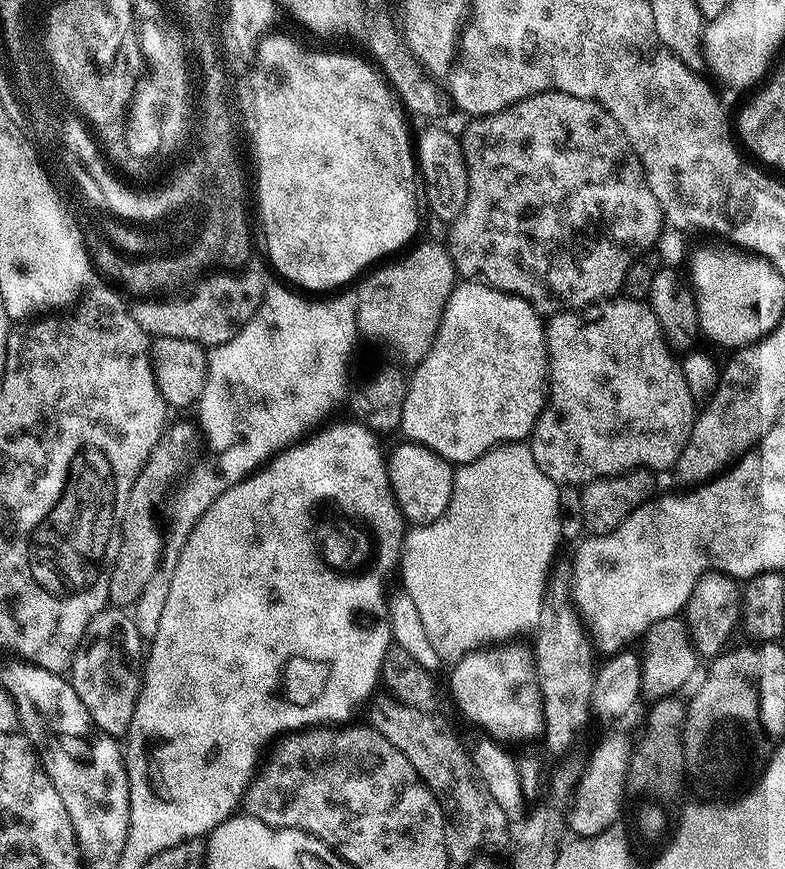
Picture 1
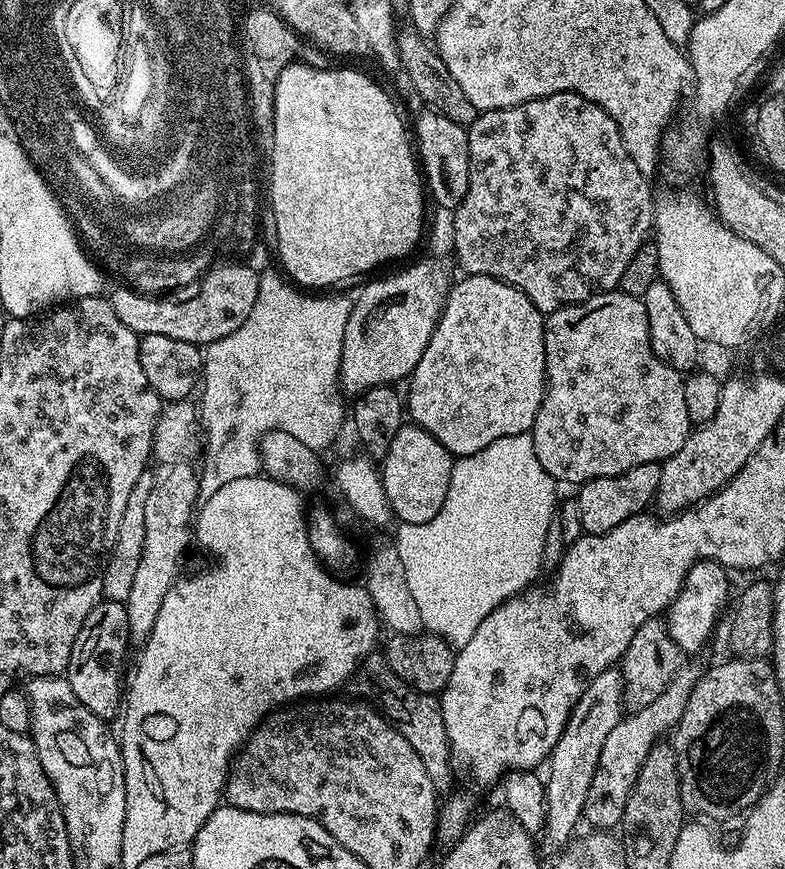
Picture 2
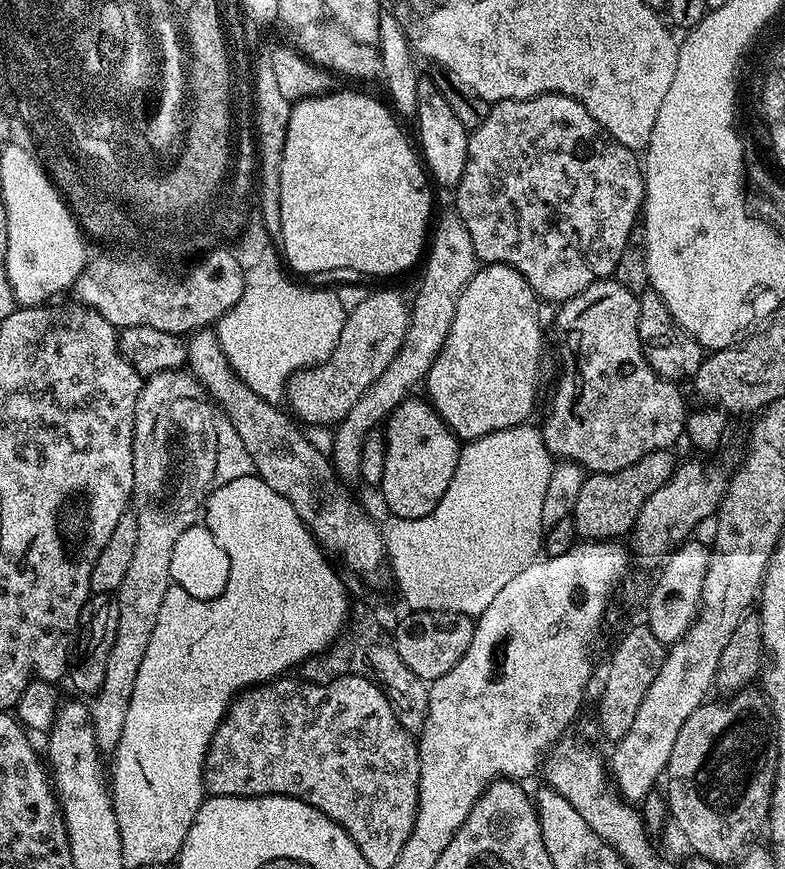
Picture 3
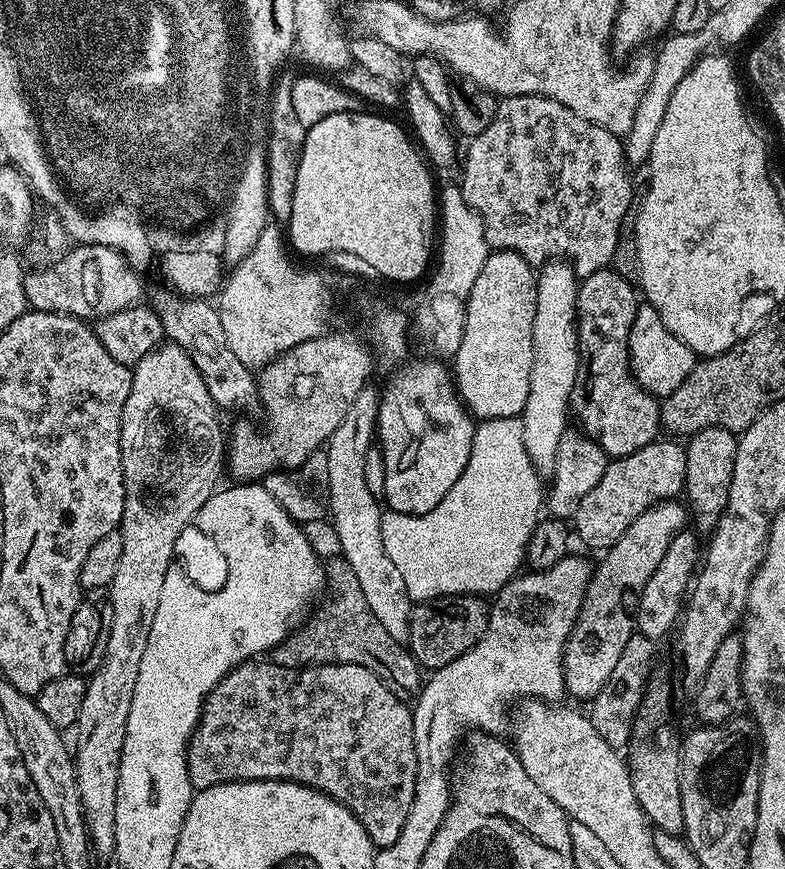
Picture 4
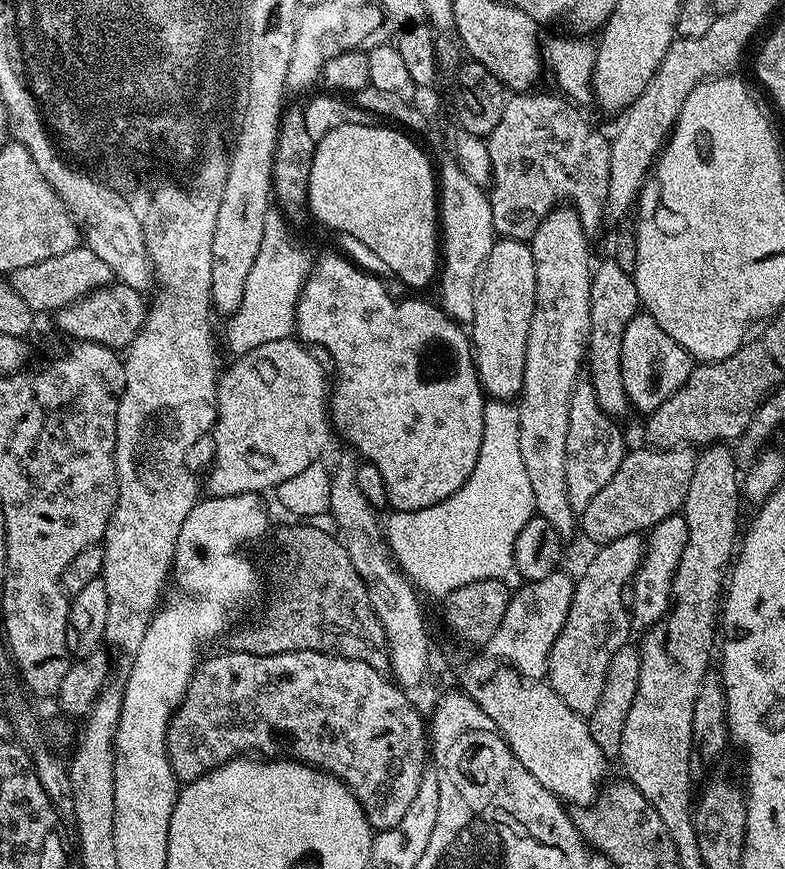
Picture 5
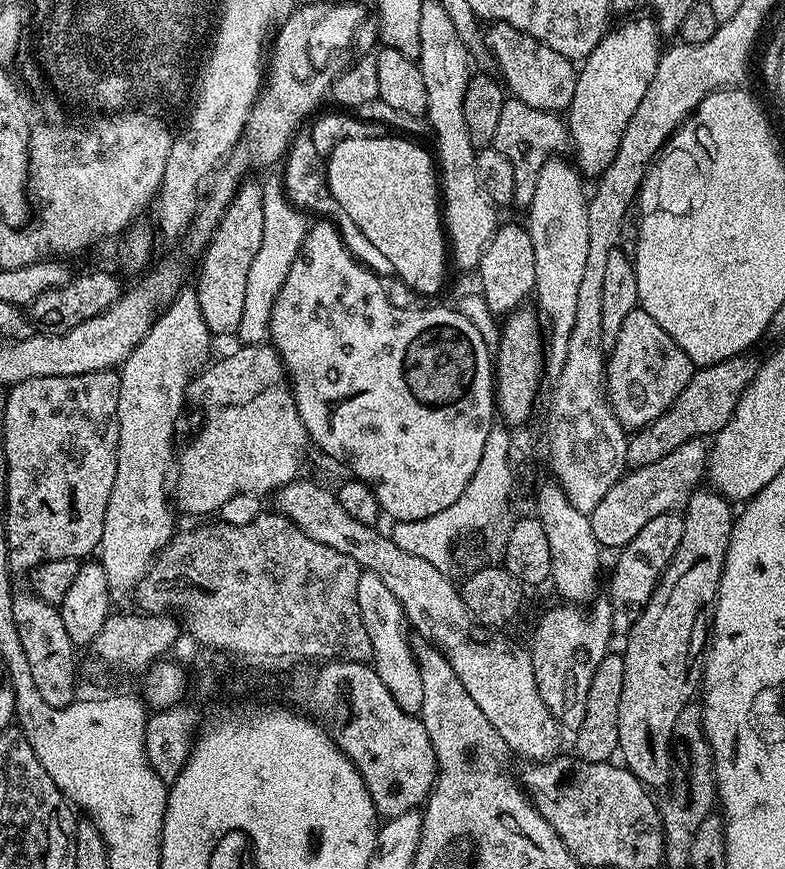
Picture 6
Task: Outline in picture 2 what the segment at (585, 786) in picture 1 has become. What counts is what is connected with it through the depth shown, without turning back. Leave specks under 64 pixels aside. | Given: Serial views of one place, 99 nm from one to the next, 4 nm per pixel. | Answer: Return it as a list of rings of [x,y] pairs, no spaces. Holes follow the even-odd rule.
[[[688,666],[681,668],[670,682],[670,686],[666,686],[666,690],[662,690],[662,694],[658,694],[658,698],[654,698],[650,706],[625,715],[618,722],[618,726],[610,730],[606,743],[602,745],[596,773],[590,782],[590,794],[586,794],[584,803],[583,819],[589,820],[596,827],[593,829],[615,829],[619,825],[626,810],[626,802],[630,798],[630,790],[638,778],[638,770],[642,770],[646,762],[646,754],[650,754],[652,747],[661,743],[662,738],[667,737],[675,729],[676,723],[686,710],[686,702],[698,679],[697,673],[692,673],[690,668]]]

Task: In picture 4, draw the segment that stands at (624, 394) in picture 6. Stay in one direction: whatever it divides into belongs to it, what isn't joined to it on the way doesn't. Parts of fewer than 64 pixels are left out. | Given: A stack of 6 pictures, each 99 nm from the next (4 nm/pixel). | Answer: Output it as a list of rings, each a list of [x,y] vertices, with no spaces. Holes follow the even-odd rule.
[[[641,303],[634,314],[634,326],[630,326],[630,346],[628,347],[632,373],[636,383],[641,384],[651,396],[663,398],[669,396],[682,382],[686,382],[686,374],[696,365],[697,355],[690,351],[666,326],[654,306]]]

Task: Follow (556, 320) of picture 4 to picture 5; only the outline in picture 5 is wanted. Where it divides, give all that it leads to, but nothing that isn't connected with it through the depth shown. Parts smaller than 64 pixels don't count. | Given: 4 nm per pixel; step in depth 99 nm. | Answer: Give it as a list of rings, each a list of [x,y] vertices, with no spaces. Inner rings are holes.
[[[557,206],[553,208],[538,230],[532,235],[530,241],[532,253],[534,254],[534,274],[536,275],[536,305],[530,322],[530,334],[526,338],[526,362],[524,363],[524,381],[522,390],[518,397],[520,410],[520,445],[522,446],[522,462],[526,462],[526,475],[530,477],[530,490],[534,490],[534,512],[535,515],[546,518],[554,530],[558,530],[561,537],[568,538],[572,531],[578,528],[578,512],[574,509],[574,502],[568,493],[568,459],[566,458],[566,434],[570,426],[570,410],[572,409],[572,392],[582,376],[582,369],[586,364],[586,353],[588,351],[588,327],[590,326],[590,286],[592,285],[592,274],[594,271],[594,259],[588,253],[589,233],[585,232],[582,222],[578,218],[575,207]]]

